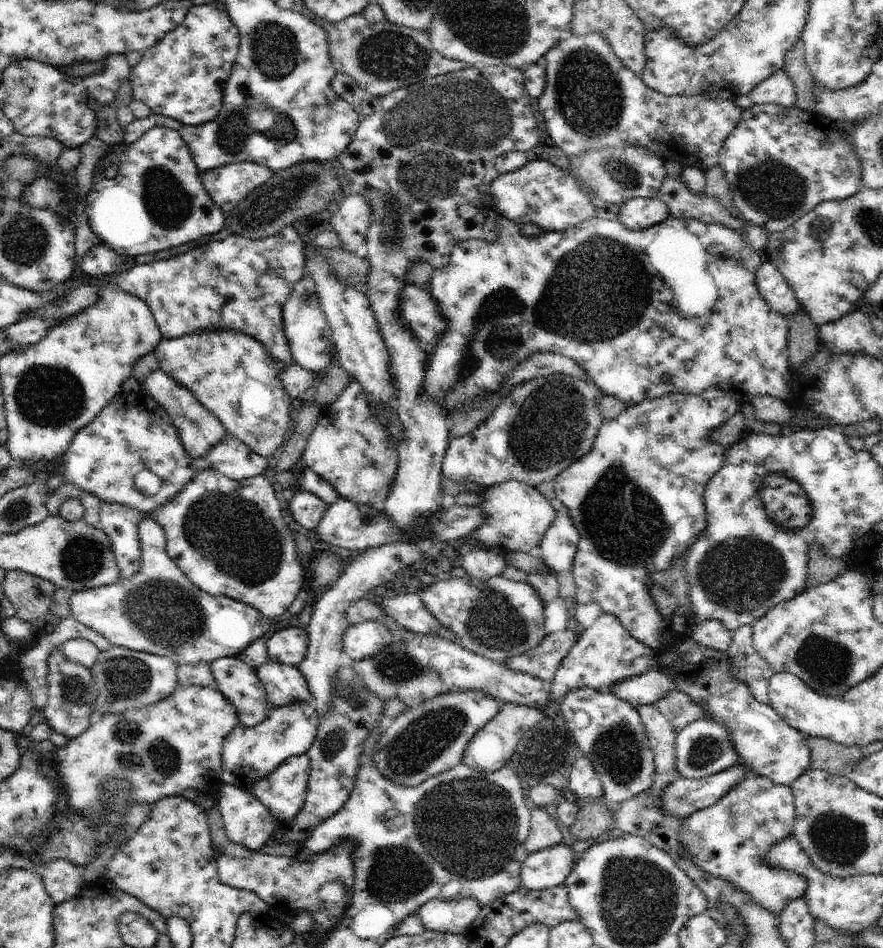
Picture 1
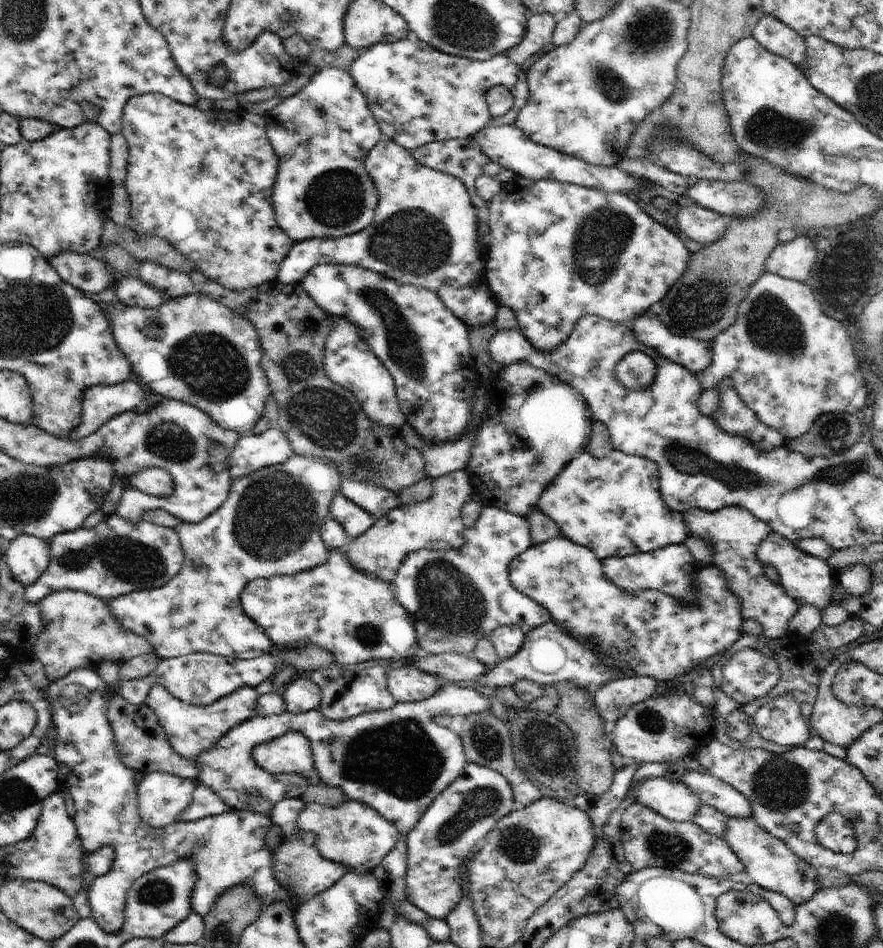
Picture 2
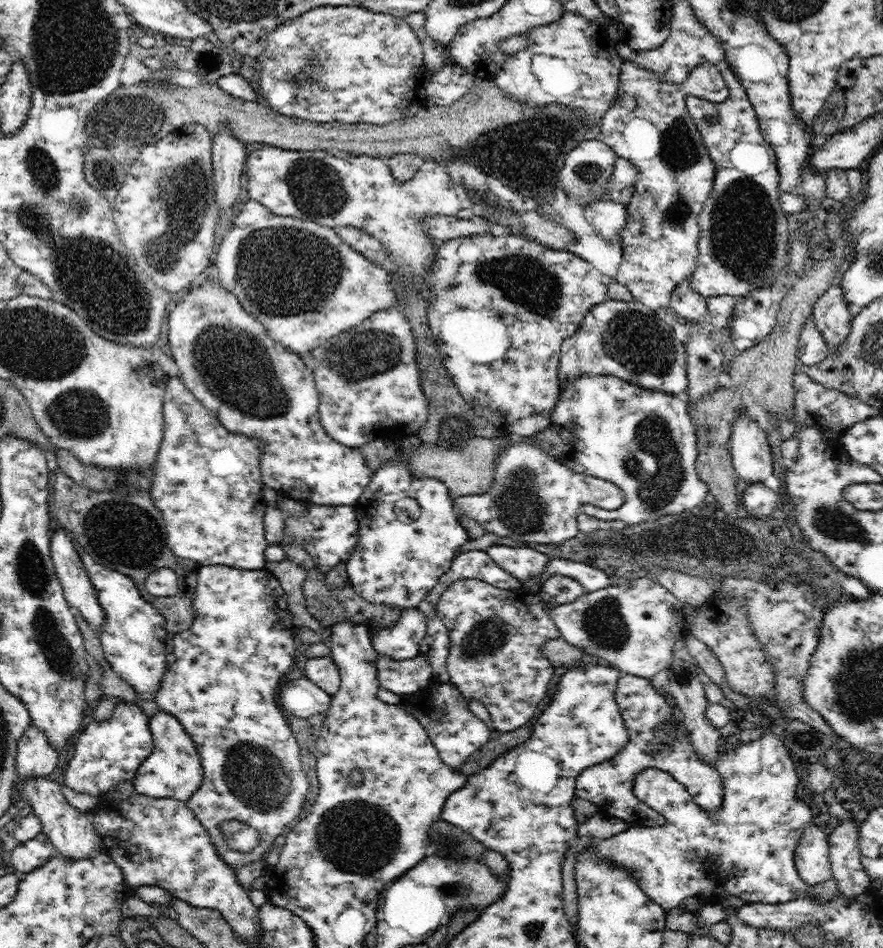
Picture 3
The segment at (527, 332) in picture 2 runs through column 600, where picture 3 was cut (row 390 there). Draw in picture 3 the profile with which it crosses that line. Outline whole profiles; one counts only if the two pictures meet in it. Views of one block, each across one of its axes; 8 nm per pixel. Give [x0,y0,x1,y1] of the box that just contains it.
[167,280,373,506]

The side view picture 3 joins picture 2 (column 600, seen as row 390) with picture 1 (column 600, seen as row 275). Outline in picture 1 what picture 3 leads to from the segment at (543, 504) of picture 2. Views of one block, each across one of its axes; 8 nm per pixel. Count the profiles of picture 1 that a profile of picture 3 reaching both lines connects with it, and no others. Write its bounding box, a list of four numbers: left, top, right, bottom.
[552,392,740,653]

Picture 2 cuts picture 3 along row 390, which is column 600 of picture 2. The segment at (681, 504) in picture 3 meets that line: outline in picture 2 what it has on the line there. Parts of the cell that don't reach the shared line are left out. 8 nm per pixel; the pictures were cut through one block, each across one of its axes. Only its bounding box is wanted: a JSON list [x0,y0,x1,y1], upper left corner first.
[509,536,744,682]

